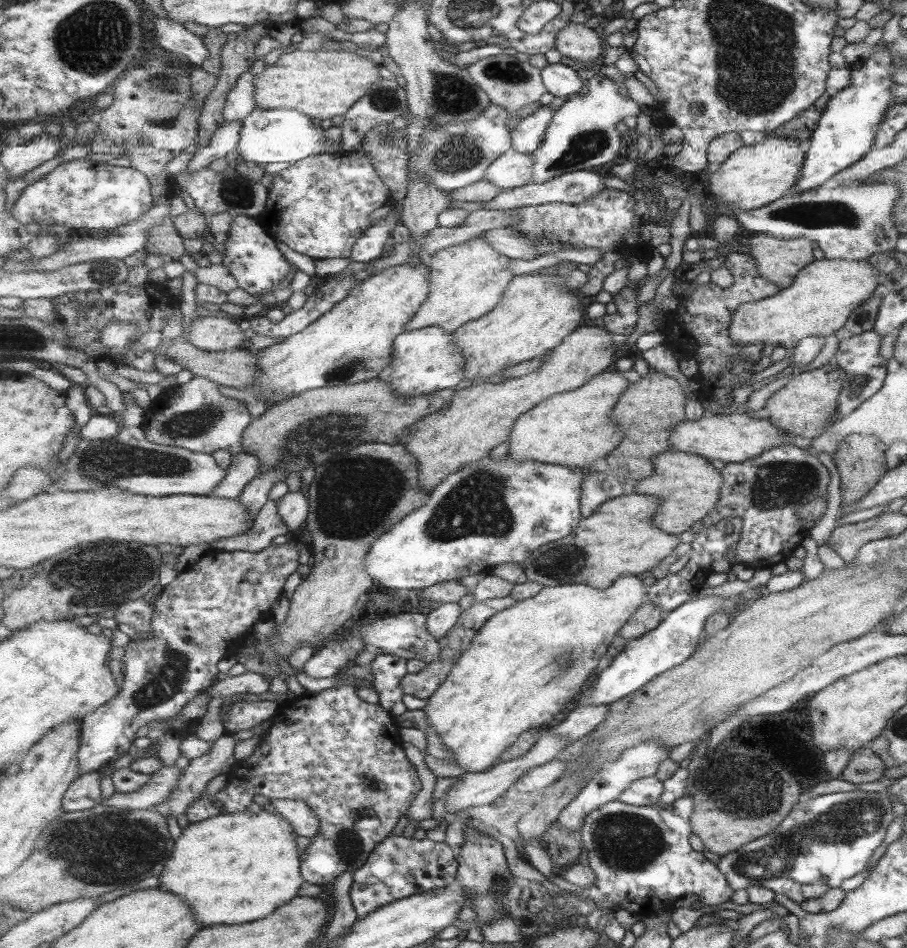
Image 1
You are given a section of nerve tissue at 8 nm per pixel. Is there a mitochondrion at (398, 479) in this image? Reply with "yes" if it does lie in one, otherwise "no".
yes

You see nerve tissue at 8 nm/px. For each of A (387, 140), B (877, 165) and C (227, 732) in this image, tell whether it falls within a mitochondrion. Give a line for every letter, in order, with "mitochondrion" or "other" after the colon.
A: mitochondrion
B: other
C: other

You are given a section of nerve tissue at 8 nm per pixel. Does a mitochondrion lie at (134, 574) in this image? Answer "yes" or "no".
yes

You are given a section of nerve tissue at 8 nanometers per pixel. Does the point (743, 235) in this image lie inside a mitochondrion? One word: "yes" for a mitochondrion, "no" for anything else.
no

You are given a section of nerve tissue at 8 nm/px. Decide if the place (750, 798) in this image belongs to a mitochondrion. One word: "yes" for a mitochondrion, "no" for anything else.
yes

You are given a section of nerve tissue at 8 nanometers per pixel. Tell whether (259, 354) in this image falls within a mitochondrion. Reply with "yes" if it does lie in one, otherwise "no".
no

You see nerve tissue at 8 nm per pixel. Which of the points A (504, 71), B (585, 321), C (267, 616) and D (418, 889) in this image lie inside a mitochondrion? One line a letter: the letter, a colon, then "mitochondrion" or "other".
A: mitochondrion
B: other
C: other
D: other

